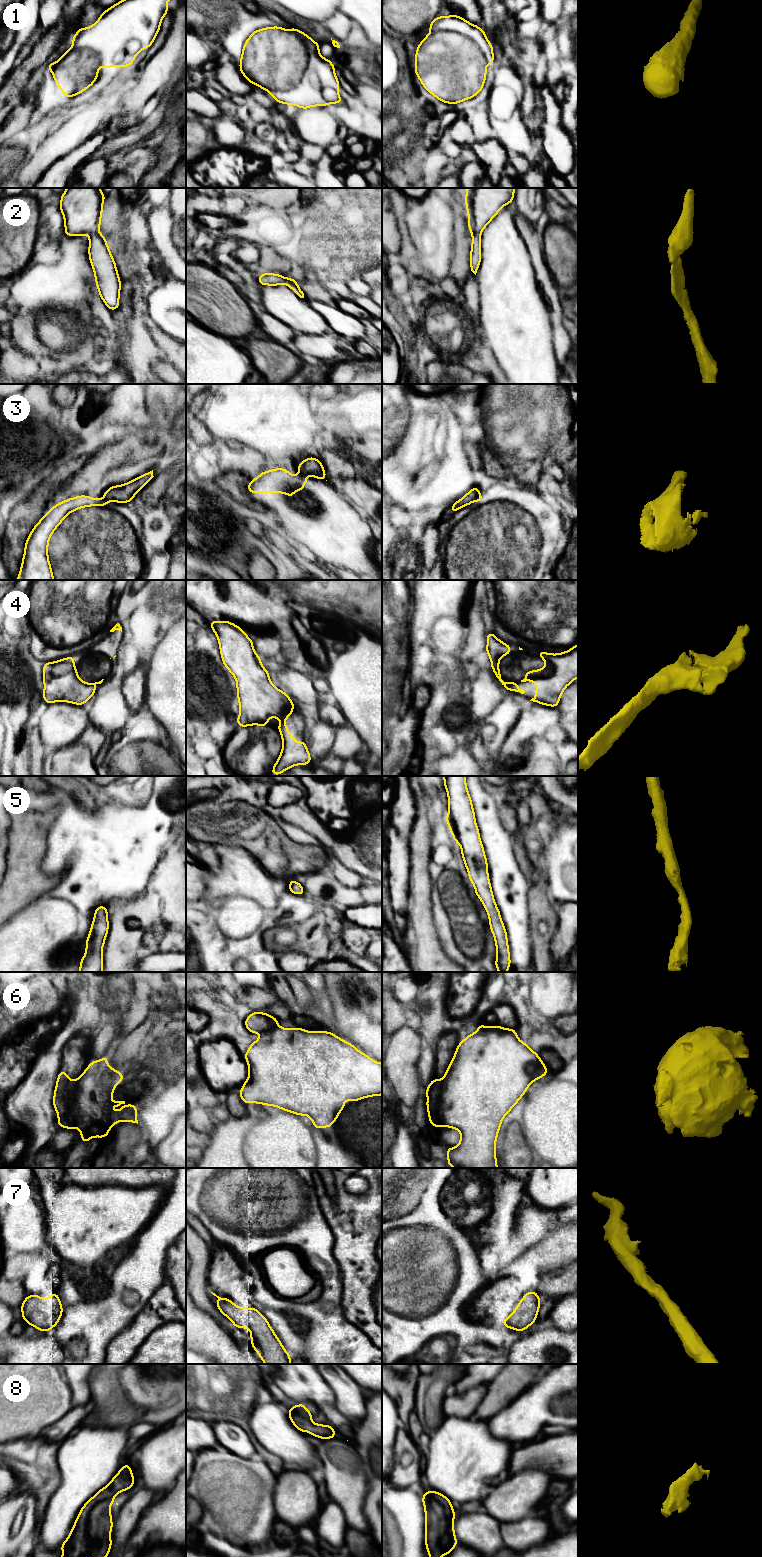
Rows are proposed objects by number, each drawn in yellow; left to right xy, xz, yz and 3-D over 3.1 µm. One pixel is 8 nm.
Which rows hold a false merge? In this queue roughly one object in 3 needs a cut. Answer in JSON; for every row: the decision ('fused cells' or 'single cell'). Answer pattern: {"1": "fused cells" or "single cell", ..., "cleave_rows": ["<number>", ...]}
{"1": "single cell", "2": "single cell", "3": "fused cells", "4": "single cell", "5": "single cell", "6": "fused cells", "7": "single cell", "8": "single cell", "cleave_rows": ["3", "6"]}

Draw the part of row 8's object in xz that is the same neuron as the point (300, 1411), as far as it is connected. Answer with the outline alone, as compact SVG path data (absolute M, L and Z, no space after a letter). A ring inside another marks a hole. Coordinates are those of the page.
M303 1403L290 1407L288 1415L293 1425L301 1432L308 1431L312 1436L317 1436L321 1439L334 1439L335 1437L336 1430L329 1424L319 1425L312 1422L311 1417L313 1415Z

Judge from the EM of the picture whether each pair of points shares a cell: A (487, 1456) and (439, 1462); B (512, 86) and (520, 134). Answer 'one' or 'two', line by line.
A: one
B: one

